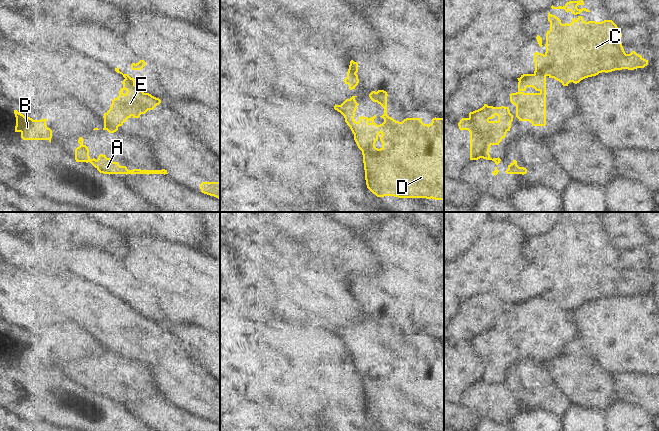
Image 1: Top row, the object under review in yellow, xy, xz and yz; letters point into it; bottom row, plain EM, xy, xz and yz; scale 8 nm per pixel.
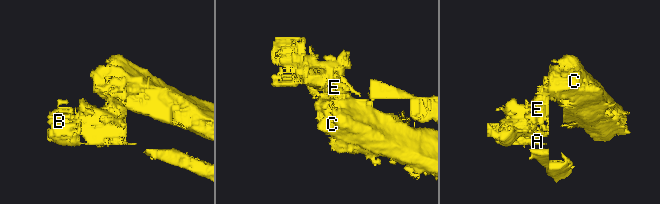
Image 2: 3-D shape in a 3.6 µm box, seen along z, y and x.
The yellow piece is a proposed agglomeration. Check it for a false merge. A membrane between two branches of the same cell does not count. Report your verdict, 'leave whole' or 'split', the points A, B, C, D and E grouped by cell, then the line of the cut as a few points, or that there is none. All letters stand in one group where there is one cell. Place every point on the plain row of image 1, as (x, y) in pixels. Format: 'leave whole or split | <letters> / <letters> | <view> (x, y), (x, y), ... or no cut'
split | A B E / C D | yz (534, 297), (544, 297), (546, 299)

